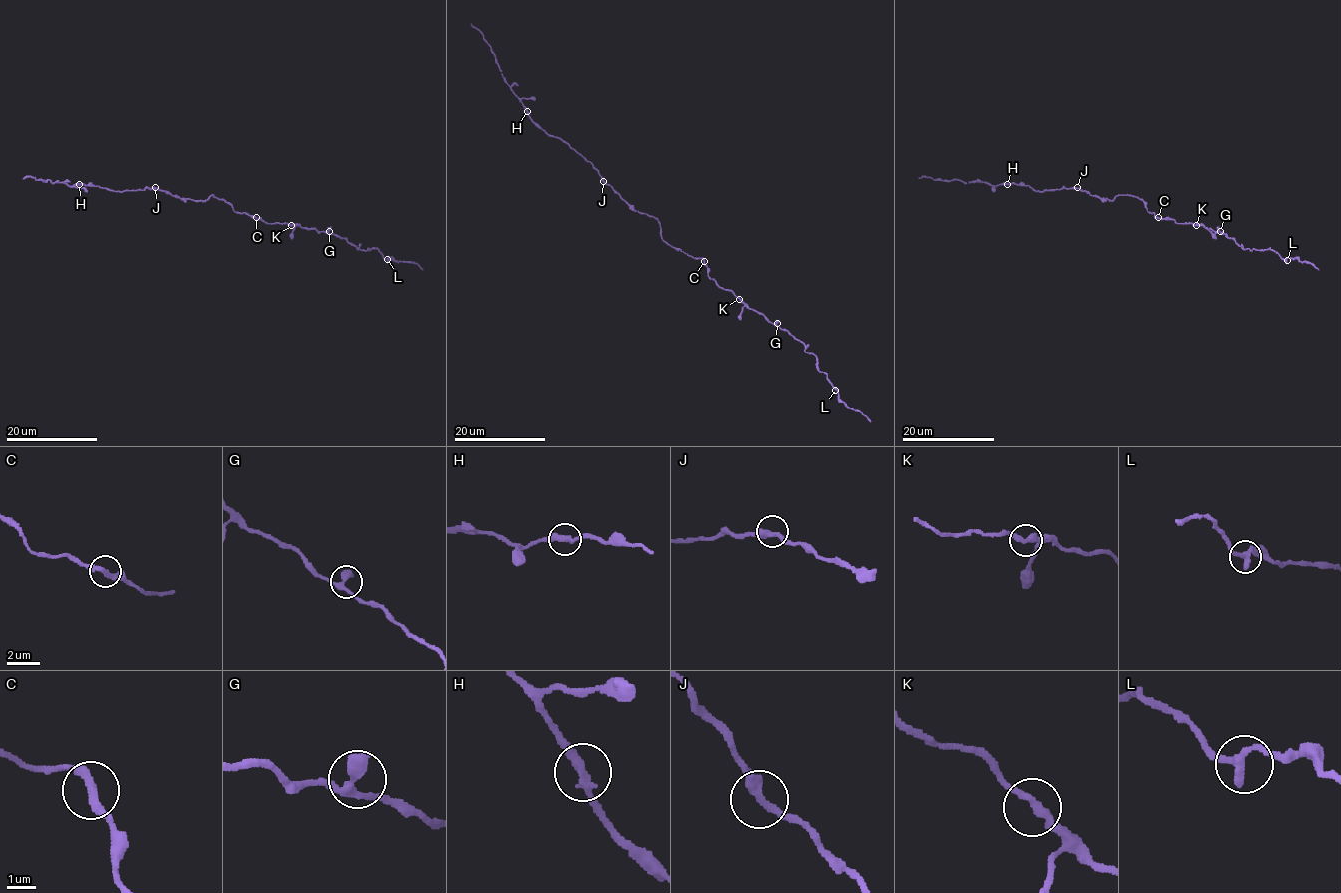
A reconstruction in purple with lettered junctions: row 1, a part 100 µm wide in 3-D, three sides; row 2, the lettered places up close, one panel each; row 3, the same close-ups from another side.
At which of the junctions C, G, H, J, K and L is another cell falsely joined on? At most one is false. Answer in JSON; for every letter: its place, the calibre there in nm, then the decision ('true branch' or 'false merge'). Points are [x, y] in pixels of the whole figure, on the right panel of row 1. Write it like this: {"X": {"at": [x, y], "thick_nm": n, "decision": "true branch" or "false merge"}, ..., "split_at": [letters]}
{"C": {"at": [1158, 217], "thick_nm": 320, "decision": "true branch"}, "G": {"at": [1220, 231], "thick_nm": 400, "decision": "true branch"}, "H": {"at": [1007, 184], "thick_nm": 320, "decision": "true branch"}, "J": {"at": [1077, 187], "thick_nm": 320, "decision": "true branch"}, "K": {"at": [1196, 225], "thick_nm": 300, "decision": "true branch"}, "L": {"at": [1287, 260], "thick_nm": 320, "decision": "true branch"}, "split_at": []}

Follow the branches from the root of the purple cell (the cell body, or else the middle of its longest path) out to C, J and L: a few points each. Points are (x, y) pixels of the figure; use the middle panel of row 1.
C: (664, 240), (704, 261)
J: (664, 240), (657, 219), (635, 211), (603, 181)
L: (664, 240), (700, 258), (707, 274), (720, 287), (799, 339), (835, 390)

